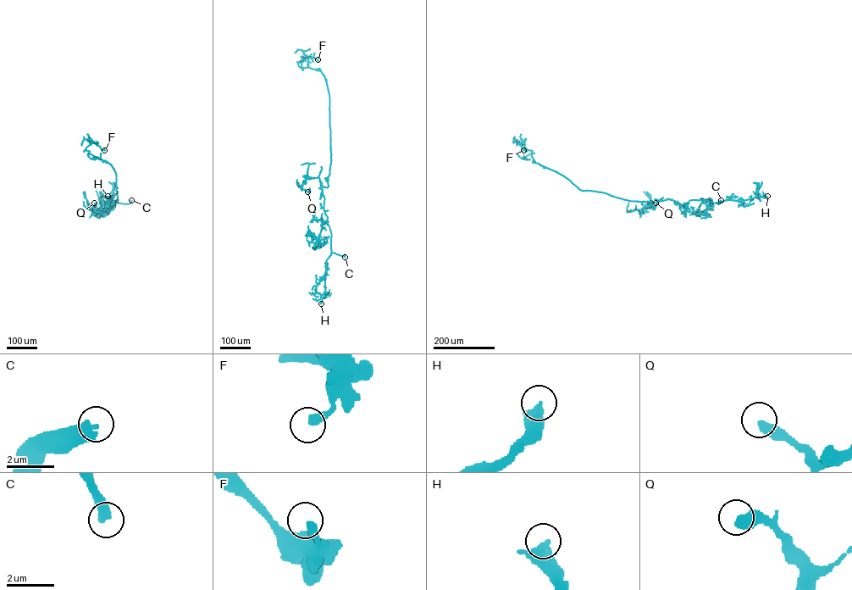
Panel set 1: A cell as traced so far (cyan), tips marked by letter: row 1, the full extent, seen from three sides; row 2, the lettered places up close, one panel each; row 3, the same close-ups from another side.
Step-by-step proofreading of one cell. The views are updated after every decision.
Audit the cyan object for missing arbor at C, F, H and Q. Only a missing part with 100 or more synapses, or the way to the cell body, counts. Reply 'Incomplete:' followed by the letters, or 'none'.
Incomplete: C

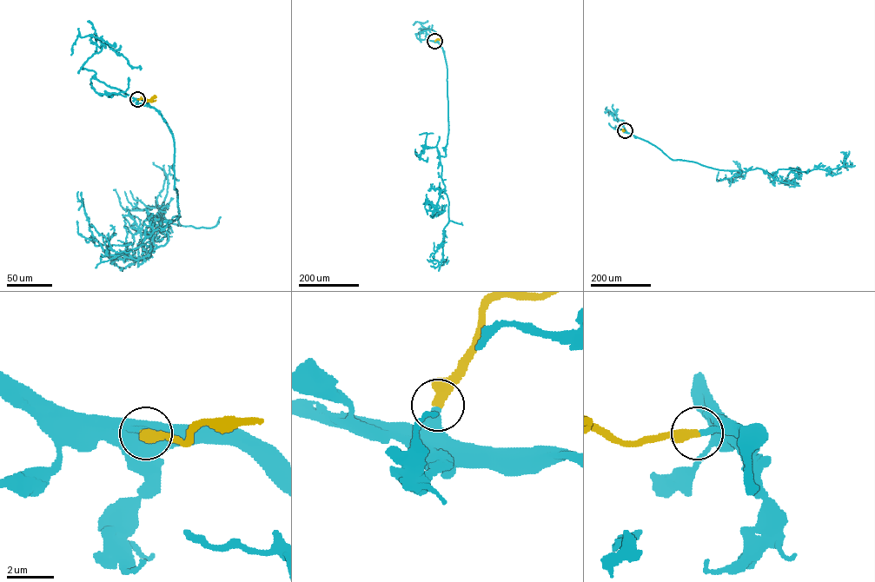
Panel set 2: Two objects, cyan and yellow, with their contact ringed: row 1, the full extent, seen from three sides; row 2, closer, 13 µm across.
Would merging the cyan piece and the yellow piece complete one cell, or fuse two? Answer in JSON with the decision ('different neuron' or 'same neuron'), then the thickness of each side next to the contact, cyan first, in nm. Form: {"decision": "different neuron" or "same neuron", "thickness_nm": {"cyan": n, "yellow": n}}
{"decision": "same neuron", "thickness_nm": {"cyan": 280, "yellow": 460}}

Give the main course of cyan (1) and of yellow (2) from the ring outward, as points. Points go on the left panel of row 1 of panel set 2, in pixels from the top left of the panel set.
1: (137, 99), (174, 141), (179, 215), (153, 228), (157, 214), (168, 241), (180, 225), (113, 190)
2: (137, 99), (156, 97)

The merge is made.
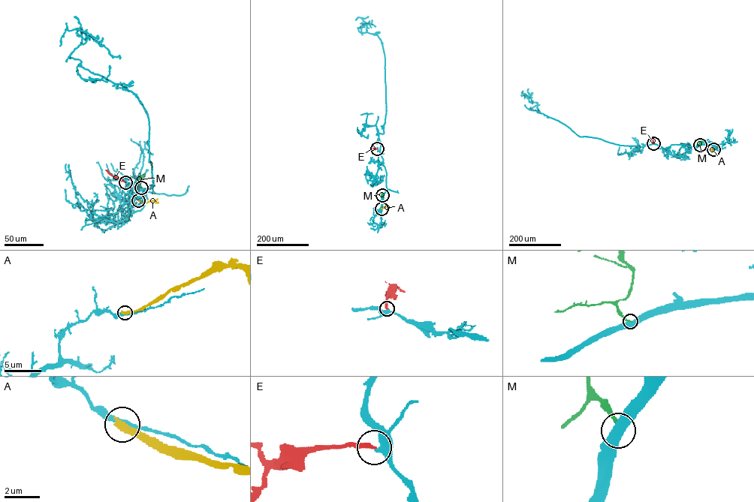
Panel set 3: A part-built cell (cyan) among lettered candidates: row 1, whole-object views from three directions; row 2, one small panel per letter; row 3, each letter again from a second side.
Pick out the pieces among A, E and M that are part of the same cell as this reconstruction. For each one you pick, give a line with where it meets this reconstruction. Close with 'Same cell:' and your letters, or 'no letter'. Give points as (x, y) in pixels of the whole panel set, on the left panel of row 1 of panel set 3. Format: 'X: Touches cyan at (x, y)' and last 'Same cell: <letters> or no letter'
E: Touches cyan at (125, 182)
Same cell: E

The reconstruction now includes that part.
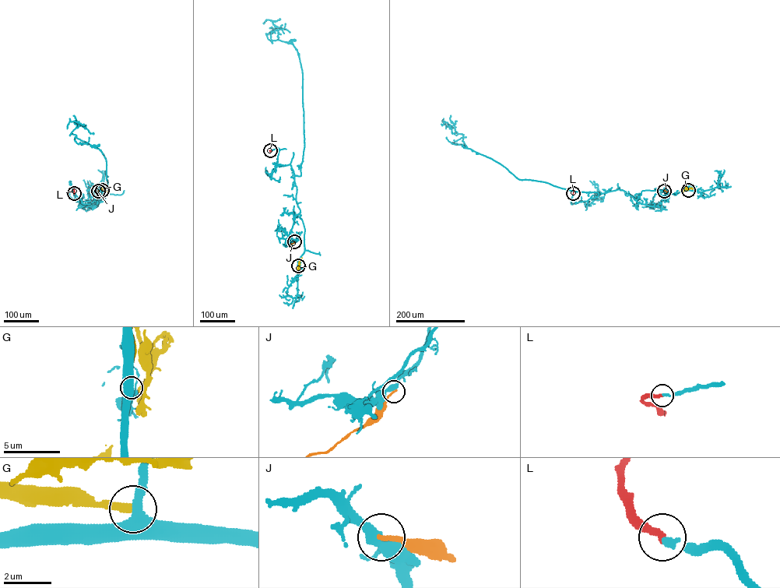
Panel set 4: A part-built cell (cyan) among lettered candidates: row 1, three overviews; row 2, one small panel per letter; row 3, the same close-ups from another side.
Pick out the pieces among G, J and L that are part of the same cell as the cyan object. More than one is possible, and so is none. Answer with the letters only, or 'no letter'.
L

